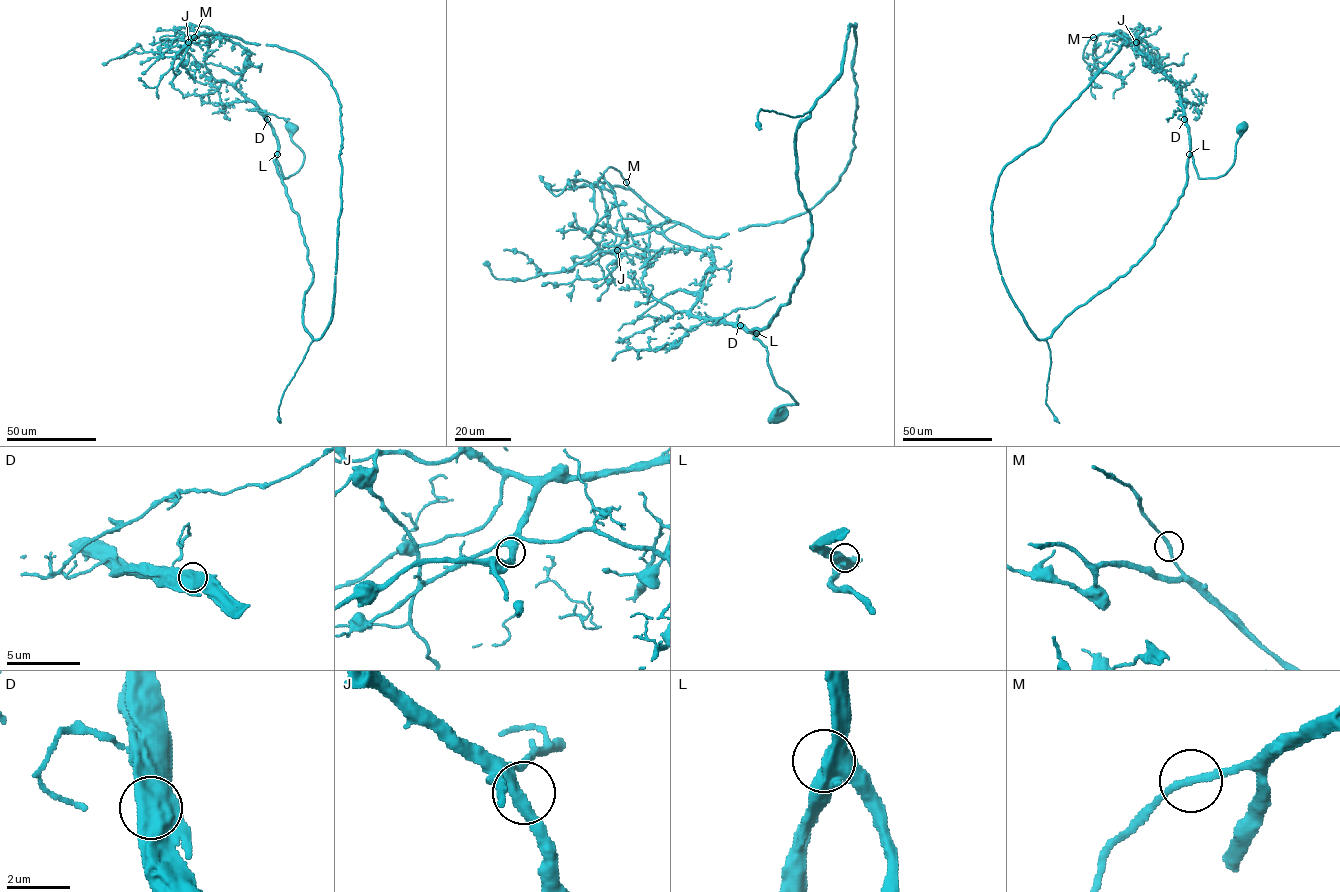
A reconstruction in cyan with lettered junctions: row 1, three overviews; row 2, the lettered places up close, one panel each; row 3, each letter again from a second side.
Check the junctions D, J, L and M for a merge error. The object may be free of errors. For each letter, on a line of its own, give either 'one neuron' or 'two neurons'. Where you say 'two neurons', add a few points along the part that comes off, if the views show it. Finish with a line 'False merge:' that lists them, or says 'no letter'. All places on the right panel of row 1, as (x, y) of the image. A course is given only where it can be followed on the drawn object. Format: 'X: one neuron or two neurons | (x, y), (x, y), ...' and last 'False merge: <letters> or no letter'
D: two neurons | (1184, 119), (1176, 86), (1148, 55)
J: one neuron
L: one neuron
M: one neuron
False merge: D

